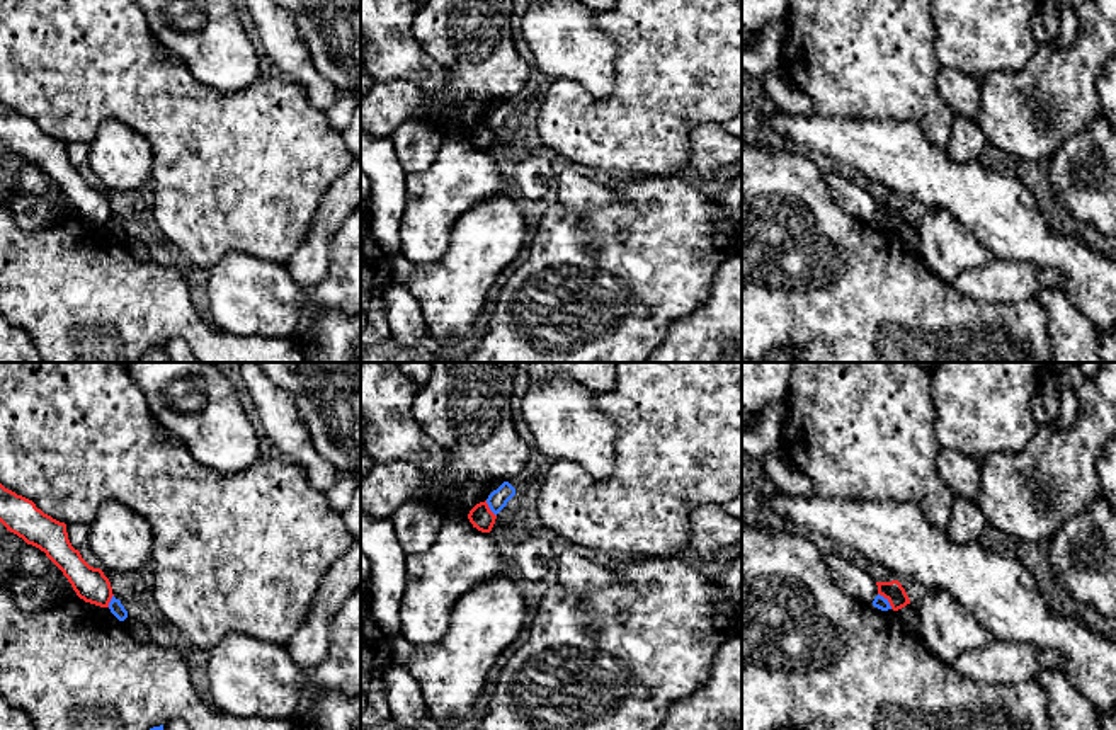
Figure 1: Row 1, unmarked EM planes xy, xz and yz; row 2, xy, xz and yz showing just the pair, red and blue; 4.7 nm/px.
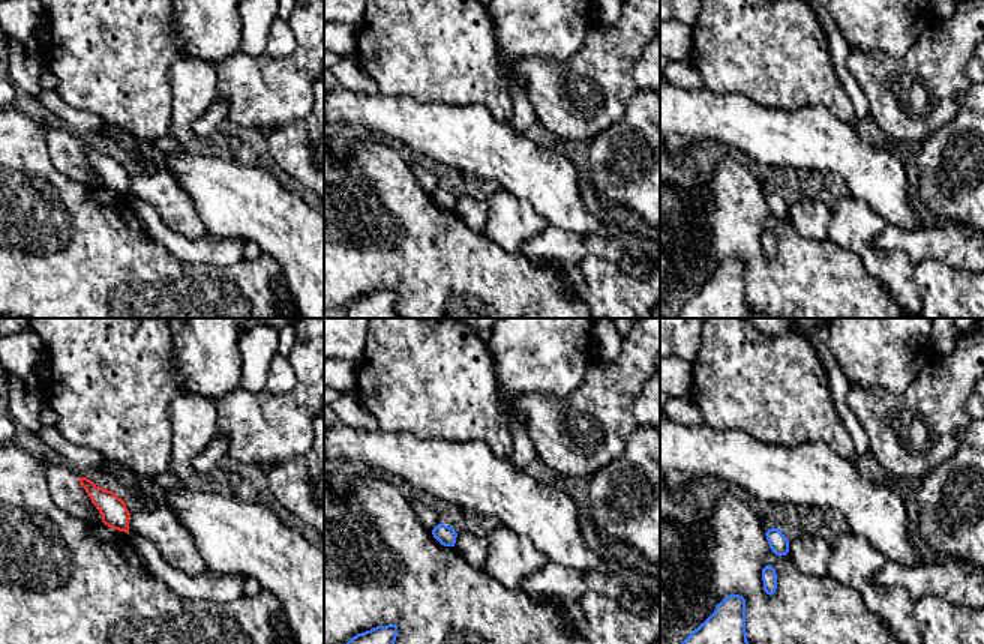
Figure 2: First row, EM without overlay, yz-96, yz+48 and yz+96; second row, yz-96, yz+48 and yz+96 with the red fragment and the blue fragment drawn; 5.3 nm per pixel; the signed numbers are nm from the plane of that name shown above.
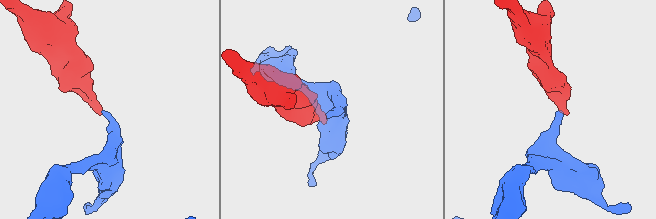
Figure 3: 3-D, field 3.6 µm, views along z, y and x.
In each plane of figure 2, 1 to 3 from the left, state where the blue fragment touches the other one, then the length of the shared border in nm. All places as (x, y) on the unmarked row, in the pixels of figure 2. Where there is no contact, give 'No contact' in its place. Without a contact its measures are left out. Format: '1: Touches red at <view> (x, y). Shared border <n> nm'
1: No contact
2: No contact
3: No contact

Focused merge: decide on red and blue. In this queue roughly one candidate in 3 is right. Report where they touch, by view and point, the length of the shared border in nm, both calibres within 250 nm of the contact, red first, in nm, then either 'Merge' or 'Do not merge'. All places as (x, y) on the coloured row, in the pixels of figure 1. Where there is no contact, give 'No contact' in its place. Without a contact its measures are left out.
Touches red at yz (888, 601). Shared border 100 nm. Thickness 90 nm (red) against 60 nm. Do not merge

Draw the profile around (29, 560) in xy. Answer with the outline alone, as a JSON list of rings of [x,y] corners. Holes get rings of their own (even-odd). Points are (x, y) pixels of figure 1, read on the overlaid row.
[[[26,545],[15,555],[7,555],[3,573],[7,582],[20,575],[37,577],[48,582],[61,599],[73,592],[73,587],[63,572],[46,556],[44,551],[32,545]]]

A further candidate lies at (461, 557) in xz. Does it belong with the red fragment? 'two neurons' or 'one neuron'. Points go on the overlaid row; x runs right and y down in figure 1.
two neurons

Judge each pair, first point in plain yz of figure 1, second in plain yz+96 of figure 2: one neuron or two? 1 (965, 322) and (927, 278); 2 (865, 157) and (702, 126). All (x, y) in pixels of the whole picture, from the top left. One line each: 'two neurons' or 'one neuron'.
1: two neurons
2: one neuron

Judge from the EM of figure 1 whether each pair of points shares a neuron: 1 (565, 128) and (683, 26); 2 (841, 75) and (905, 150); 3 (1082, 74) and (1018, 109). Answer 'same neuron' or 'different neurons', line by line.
1: same neuron
2: different neurons
3: same neuron

